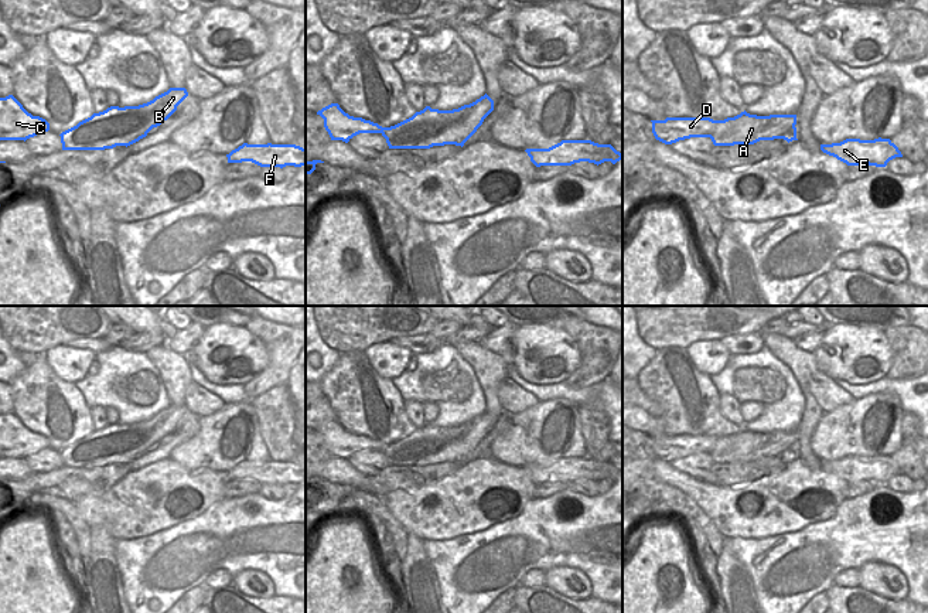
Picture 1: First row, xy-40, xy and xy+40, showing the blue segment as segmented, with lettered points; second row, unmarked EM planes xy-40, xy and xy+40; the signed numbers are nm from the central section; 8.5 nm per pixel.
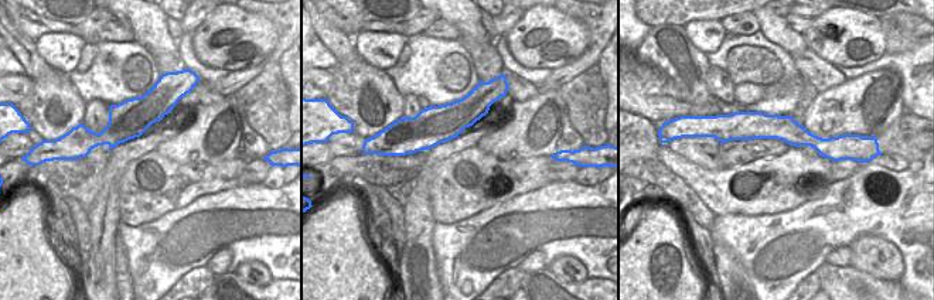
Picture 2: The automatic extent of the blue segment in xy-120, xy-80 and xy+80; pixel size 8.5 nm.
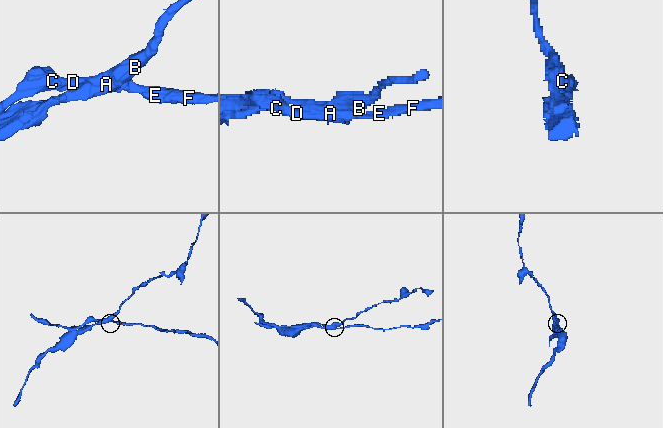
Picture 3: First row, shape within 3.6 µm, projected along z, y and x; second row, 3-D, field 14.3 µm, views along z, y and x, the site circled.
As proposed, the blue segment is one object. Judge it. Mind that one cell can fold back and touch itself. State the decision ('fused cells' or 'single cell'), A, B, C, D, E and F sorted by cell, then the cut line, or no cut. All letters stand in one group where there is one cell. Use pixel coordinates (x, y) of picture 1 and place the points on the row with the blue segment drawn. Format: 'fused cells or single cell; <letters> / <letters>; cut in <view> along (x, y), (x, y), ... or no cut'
fused cells; A B / C D E F; cut in xy+40 along (722, 121), (708, 136)

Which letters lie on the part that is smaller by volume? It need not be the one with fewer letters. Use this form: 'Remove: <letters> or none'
Remove: C, D, E, F

